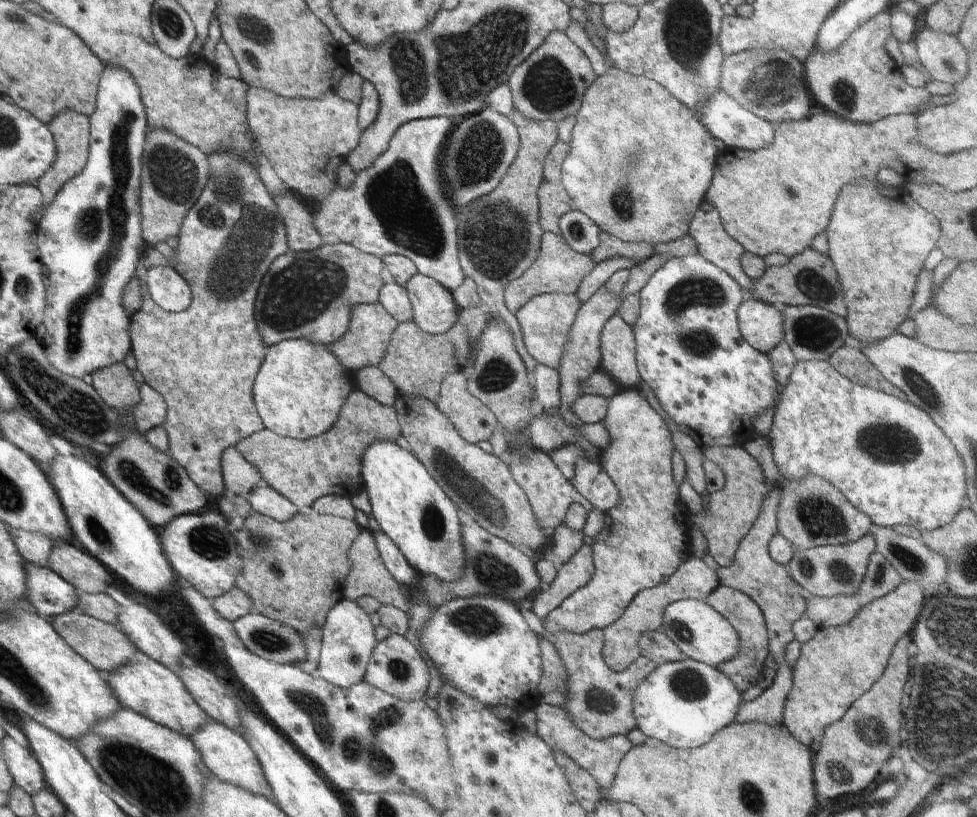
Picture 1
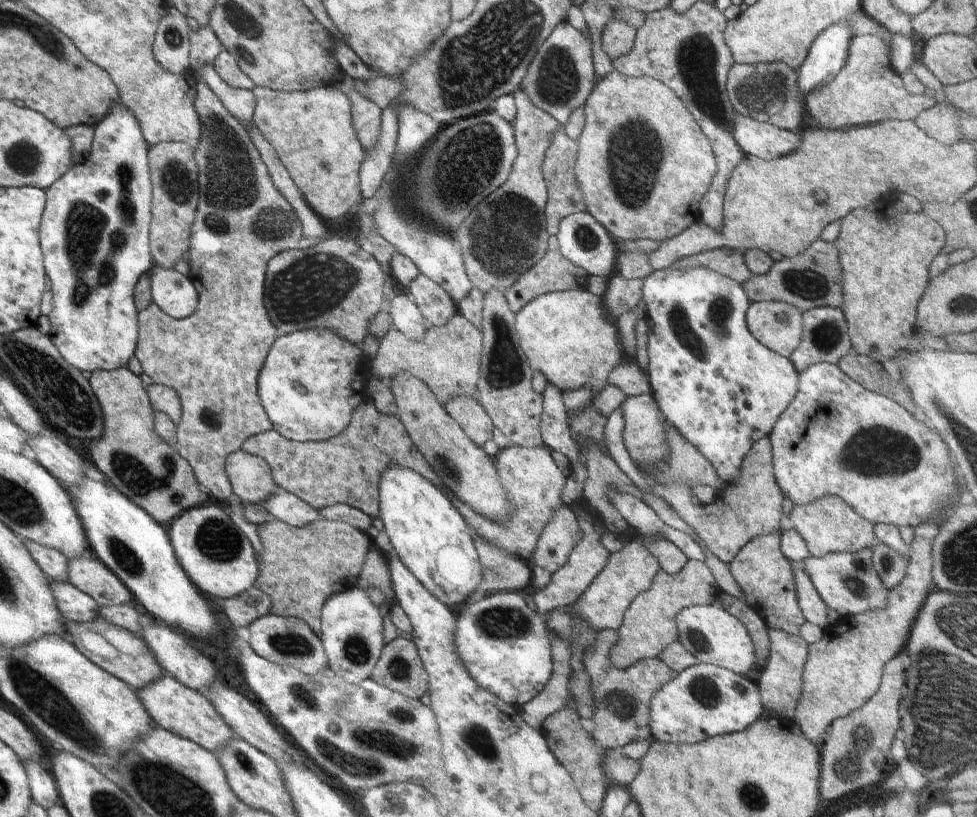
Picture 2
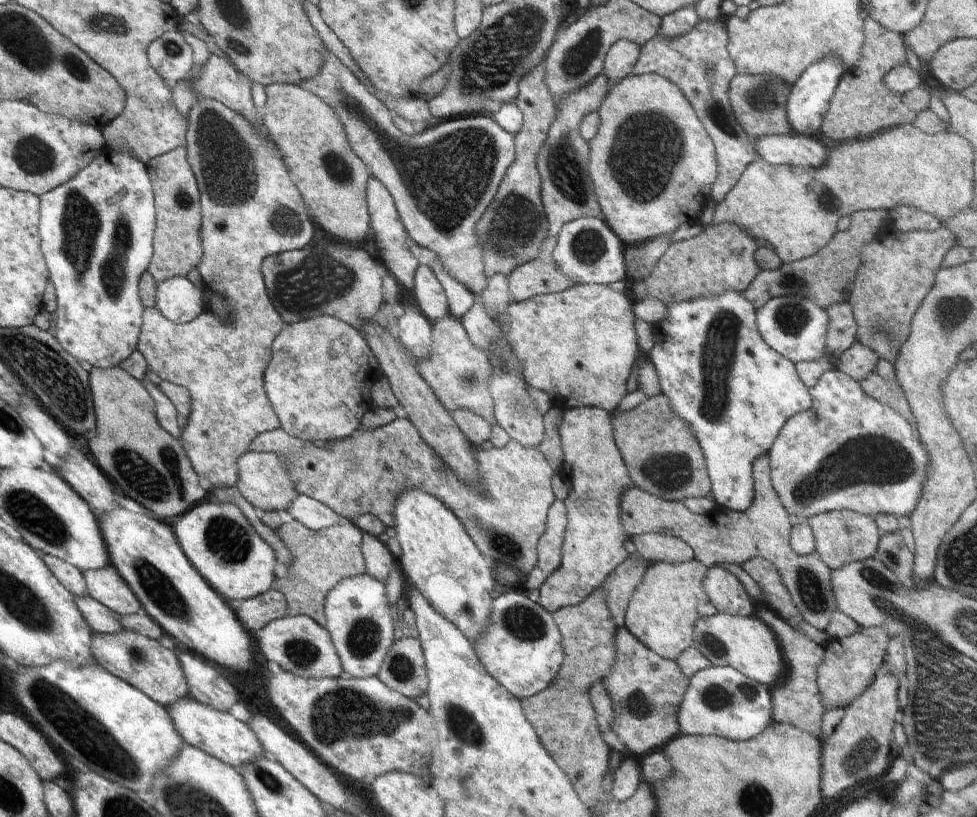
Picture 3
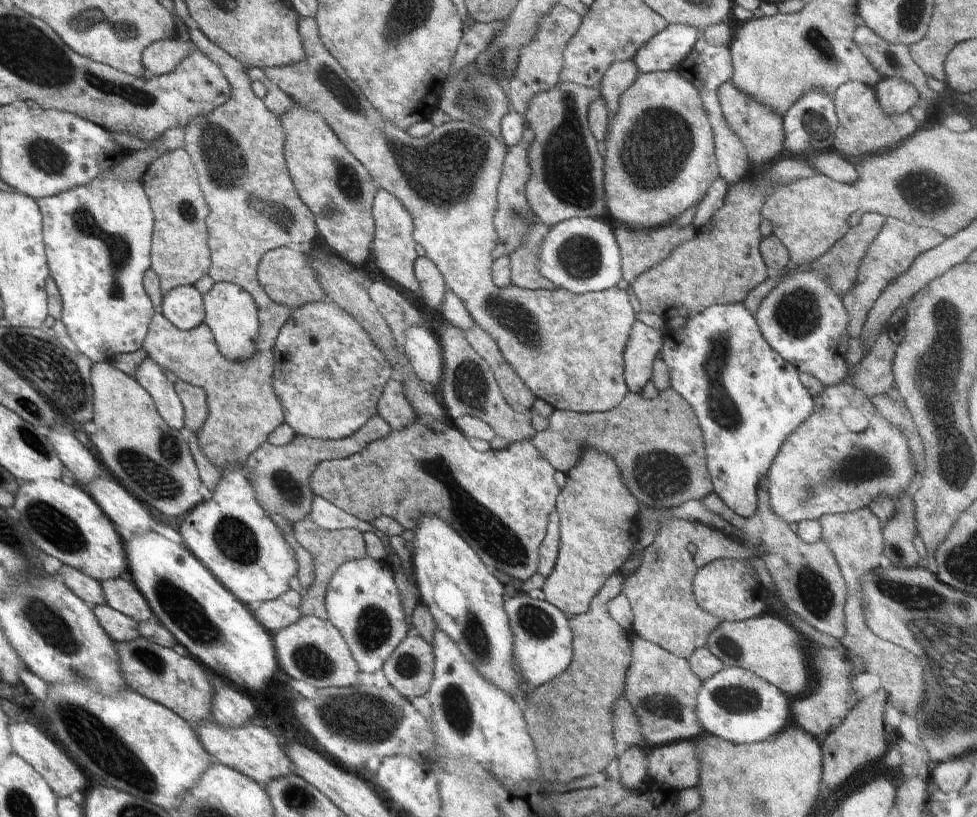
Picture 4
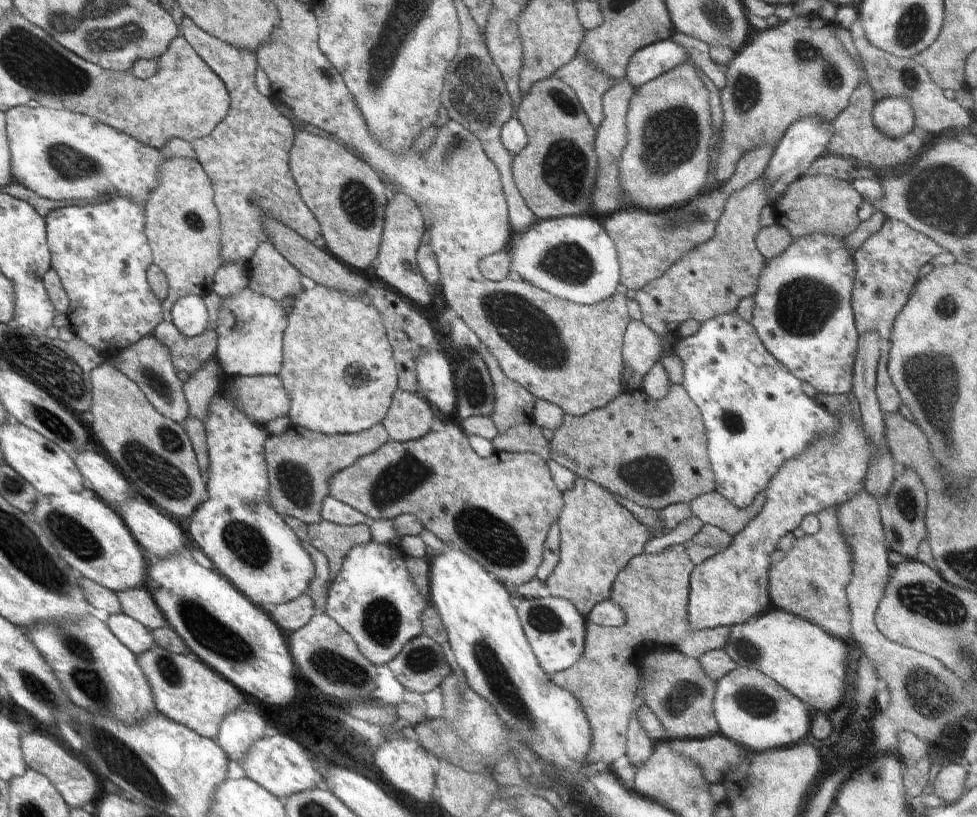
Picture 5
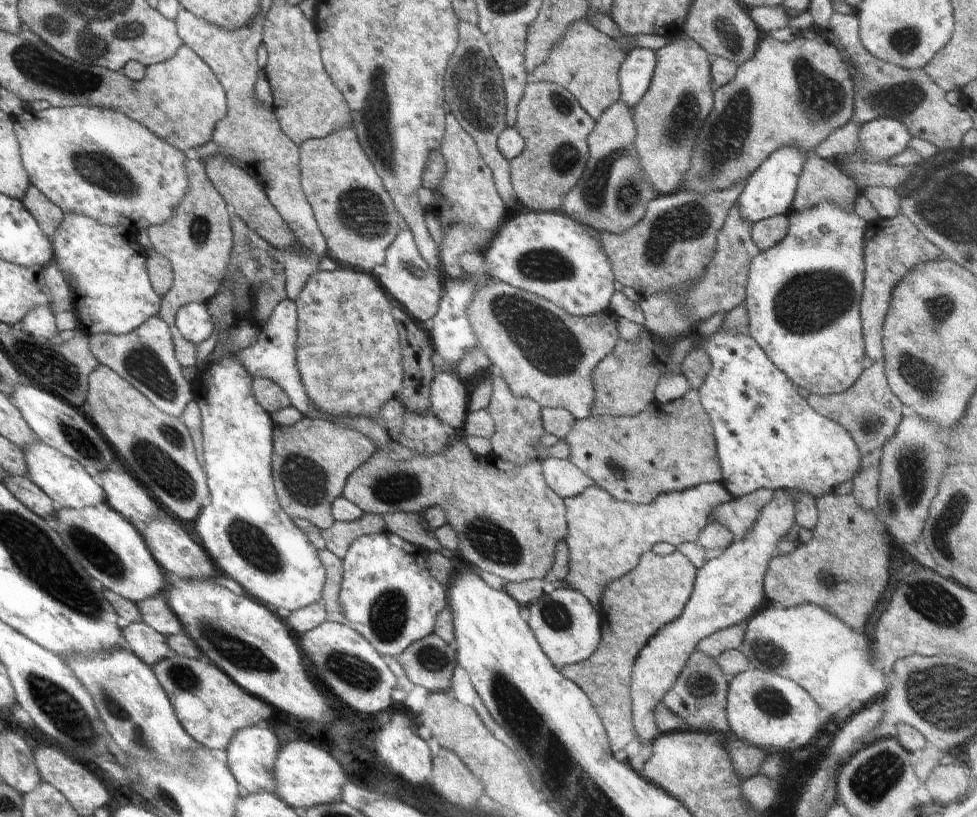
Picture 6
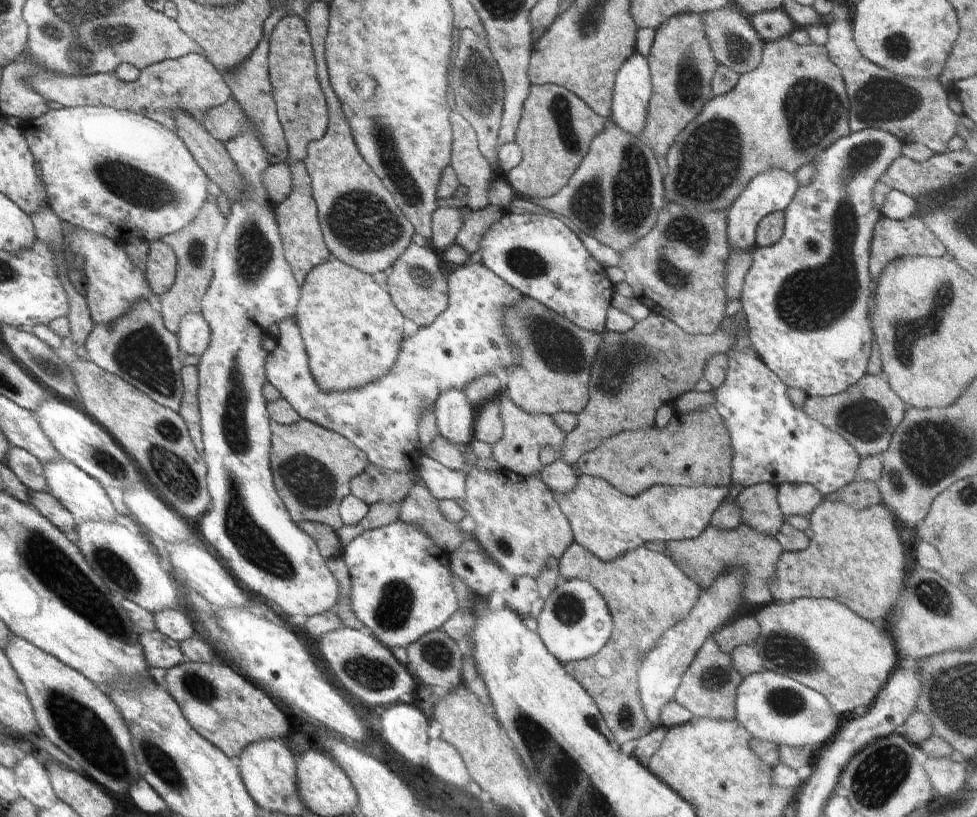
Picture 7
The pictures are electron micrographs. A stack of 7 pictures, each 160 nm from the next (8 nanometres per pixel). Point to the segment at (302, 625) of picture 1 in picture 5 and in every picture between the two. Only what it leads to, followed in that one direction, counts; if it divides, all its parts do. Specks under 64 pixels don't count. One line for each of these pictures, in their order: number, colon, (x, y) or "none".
2: (300, 567)
3: (320, 559)
4: (329, 549)
5: (334, 541)

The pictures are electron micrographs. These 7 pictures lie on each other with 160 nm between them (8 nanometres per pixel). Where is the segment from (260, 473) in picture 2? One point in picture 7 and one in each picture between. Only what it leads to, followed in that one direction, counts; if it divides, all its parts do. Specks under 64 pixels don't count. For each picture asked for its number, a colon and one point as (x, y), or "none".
3: (263, 481)
4: (280, 475)
5: (299, 463)
6: (312, 458)
7: (312, 467)

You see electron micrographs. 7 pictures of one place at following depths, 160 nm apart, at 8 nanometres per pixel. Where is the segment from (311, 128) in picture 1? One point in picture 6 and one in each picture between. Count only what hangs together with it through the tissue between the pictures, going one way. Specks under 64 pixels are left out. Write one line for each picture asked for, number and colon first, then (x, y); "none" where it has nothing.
2: (312, 132)
3: (332, 181)
4: (339, 191)
5: (346, 196)
6: (358, 219)

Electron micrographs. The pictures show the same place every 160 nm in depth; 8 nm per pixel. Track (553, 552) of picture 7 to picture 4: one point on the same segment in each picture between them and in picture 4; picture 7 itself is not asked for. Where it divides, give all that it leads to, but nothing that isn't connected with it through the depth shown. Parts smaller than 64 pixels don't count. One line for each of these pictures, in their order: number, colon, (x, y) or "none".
4: (499, 501)
5: (498, 510)
6: (507, 524)

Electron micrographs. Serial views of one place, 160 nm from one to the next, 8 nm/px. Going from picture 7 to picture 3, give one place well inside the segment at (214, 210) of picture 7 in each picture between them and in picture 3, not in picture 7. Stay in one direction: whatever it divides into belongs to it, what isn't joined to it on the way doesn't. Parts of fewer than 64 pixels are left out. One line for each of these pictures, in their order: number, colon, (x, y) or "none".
3: (177, 249)
4: (180, 256)
5: (183, 225)
6: (198, 241)

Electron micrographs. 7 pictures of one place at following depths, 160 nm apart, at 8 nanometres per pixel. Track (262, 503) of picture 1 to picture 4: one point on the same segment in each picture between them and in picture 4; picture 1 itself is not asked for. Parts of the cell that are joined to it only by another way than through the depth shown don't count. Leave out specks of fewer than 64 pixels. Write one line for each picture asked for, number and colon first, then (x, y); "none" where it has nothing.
2: (282, 505)
3: (312, 514)
4: (325, 515)

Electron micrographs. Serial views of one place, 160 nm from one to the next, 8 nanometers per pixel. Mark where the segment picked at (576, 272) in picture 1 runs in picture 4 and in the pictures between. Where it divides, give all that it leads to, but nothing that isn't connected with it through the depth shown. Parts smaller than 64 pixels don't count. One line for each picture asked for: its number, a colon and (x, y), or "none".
2: (553, 273)
3: (540, 276)
4: (524, 272)

